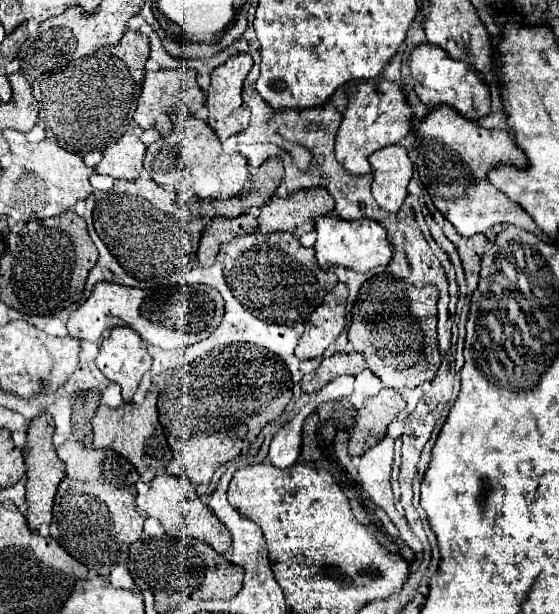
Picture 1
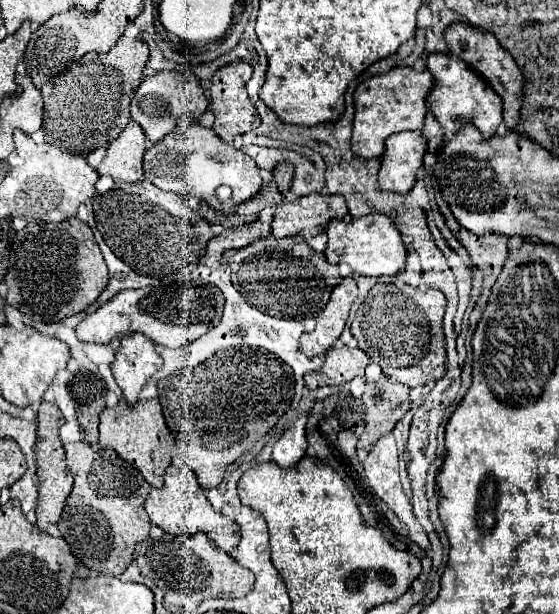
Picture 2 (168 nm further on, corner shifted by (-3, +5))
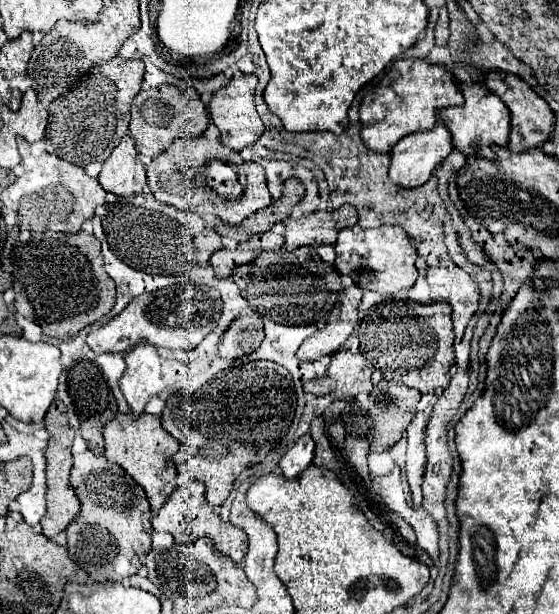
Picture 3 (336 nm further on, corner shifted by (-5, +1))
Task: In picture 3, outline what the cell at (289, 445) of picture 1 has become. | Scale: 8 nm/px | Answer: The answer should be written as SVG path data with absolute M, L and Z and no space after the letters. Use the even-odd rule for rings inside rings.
M304 435L288 449L288 453L280 461L284 477L288 479L298 477L304 469L310 467L312 457L314 457L314 441L310 435Z

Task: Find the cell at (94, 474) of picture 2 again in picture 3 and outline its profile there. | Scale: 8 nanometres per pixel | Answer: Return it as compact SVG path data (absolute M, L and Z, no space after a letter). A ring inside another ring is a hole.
M92 451L74 453L72 487L80 499L80 515L66 529L70 557L88 571L94 581L124 581L140 569L140 559L150 551L152 525L144 489L122 467Z

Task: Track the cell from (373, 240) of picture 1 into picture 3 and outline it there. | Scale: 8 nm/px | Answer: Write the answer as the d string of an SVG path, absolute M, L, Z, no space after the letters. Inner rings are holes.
M380 225L376 229L342 229L336 241L336 261L338 273L346 273L362 289L378 291L384 295L394 295L402 289L410 289L416 283L418 251L402 227Z

